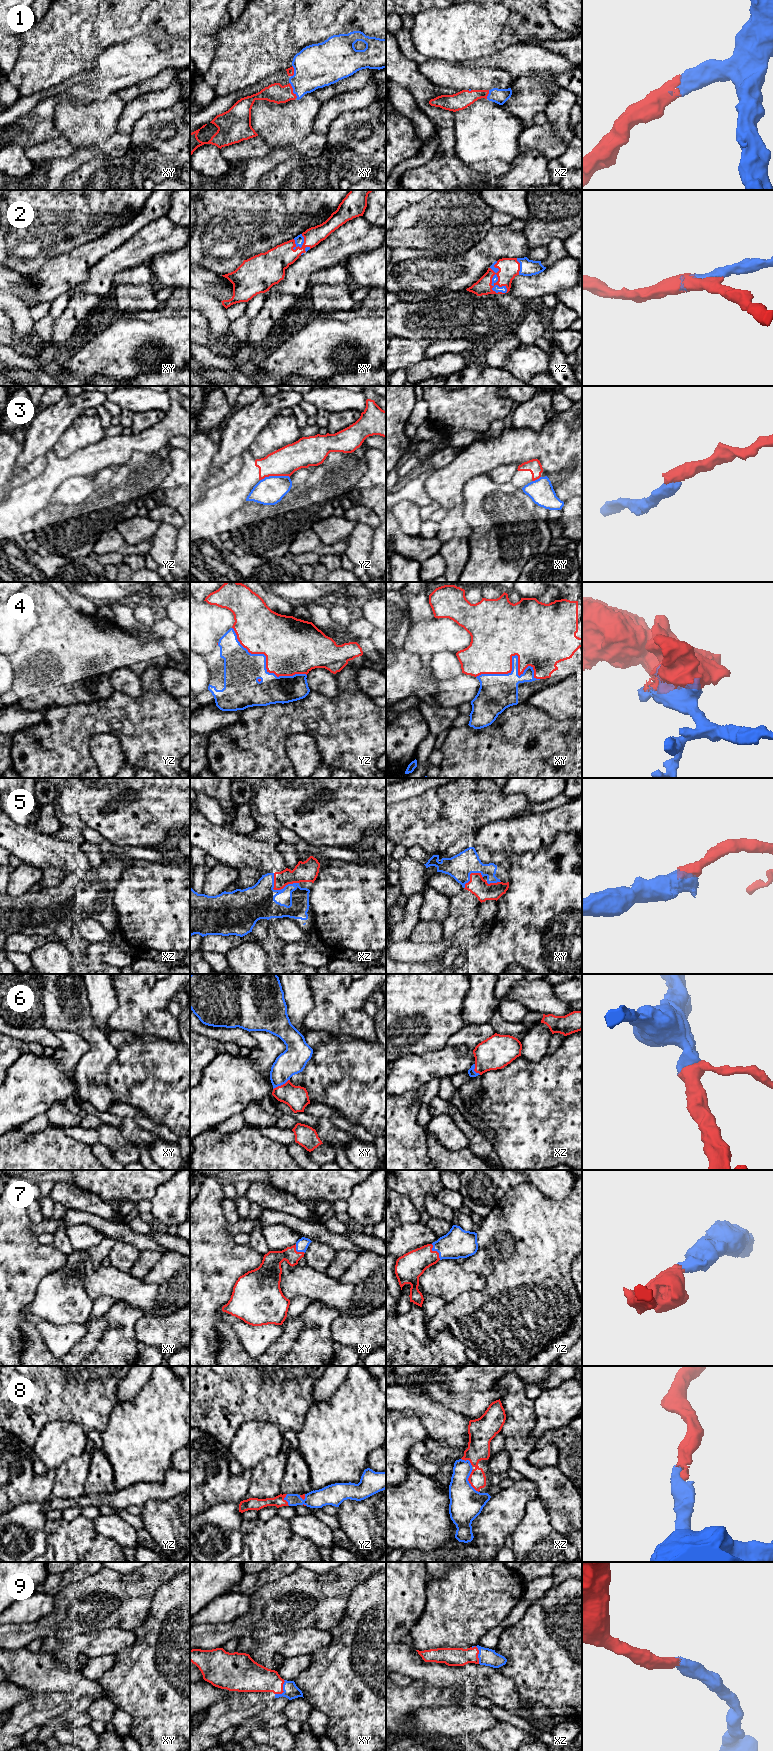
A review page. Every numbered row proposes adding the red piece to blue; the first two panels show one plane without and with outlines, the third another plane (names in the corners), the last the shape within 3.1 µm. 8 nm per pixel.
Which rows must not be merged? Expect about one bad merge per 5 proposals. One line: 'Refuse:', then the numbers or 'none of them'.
Refuse: 3

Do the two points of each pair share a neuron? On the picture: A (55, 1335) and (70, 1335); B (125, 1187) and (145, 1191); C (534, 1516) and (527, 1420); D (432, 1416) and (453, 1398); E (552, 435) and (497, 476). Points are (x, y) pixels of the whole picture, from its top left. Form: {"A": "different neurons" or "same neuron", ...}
{"A": "same neuron", "B": "same neuron", "C": "different neurons", "D": "different neurons", "E": "different neurons"}

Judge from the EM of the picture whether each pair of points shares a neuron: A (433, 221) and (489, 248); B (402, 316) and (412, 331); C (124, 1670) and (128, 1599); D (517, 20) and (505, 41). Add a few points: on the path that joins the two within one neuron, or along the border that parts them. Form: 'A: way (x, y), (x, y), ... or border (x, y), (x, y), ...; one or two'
A: border (493, 226), (476, 243), (464, 252), (457, 254); two
B: way (406, 320), (412, 327); one
C: border (148, 1610), (146, 1619), (134, 1631); two
D: way (517, 25), (509, 36); one

